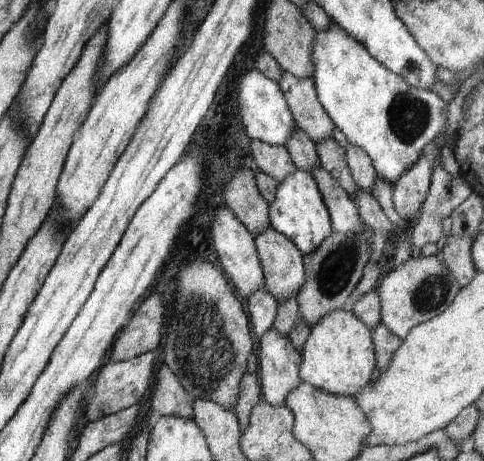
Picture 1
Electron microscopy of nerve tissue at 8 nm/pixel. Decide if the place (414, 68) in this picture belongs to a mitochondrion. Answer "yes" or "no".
yes

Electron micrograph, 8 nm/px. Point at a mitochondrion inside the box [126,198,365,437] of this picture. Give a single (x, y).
(206, 358)

